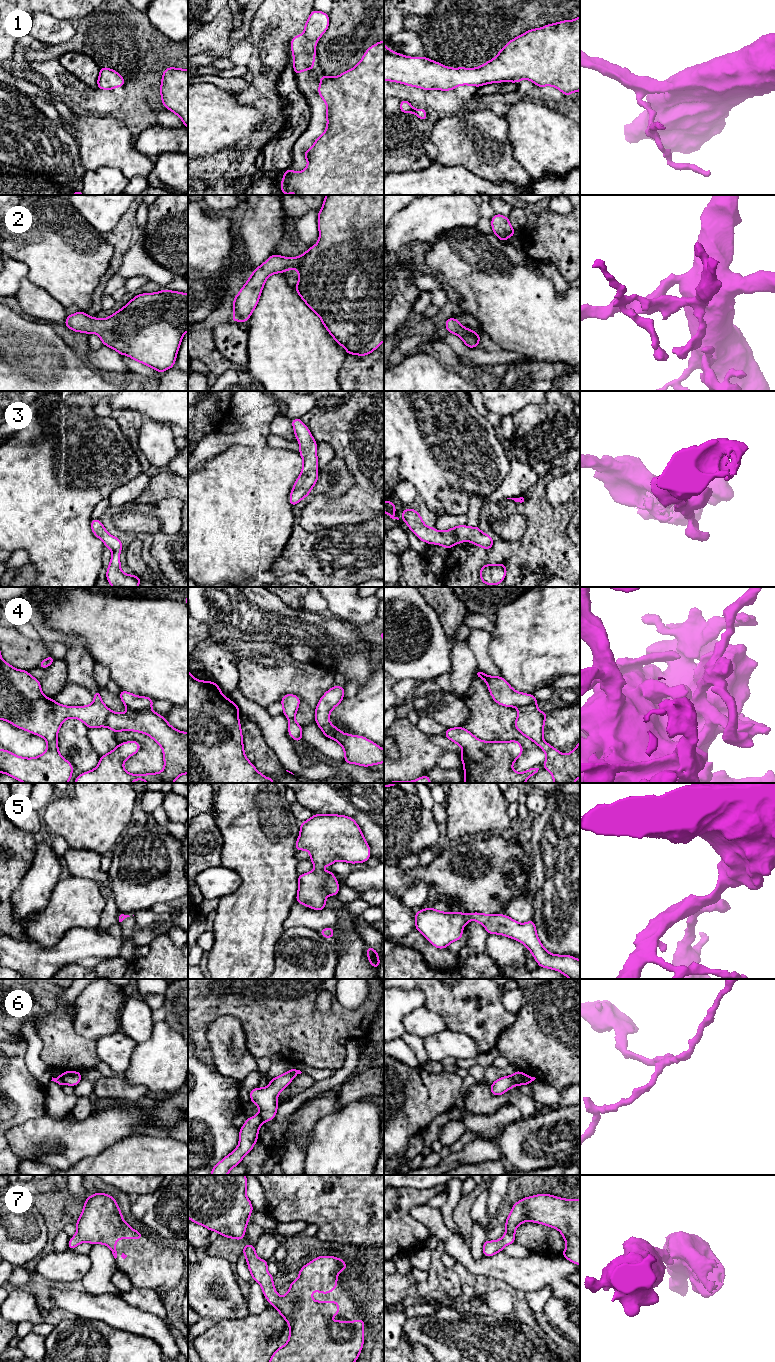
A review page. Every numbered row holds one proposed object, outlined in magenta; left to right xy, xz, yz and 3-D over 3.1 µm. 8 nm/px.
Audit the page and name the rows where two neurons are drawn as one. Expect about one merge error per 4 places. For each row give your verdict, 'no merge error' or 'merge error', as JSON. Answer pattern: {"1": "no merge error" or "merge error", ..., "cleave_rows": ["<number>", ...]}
{"1": "no merge error", "2": "no merge error", "3": "no merge error", "4": "no merge error", "5": "no merge error", "6": "merge error", "7": "no merge error", "cleave_rows": ["6"]}

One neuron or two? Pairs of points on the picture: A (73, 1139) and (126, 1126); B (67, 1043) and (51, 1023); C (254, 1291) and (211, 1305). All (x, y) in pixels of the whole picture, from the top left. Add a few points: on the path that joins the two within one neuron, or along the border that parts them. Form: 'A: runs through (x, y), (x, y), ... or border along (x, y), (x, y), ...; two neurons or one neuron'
A: runs through (86, 1138), (89, 1138), (106, 1126), (113, 1126); one neuron
B: runs through (62, 1038), (55, 1028); one neuron
C: border along (246, 1301), (249, 1313); two neurons

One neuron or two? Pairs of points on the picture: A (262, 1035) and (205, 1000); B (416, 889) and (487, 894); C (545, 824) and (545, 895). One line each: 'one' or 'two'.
A: one
B: two
C: one

